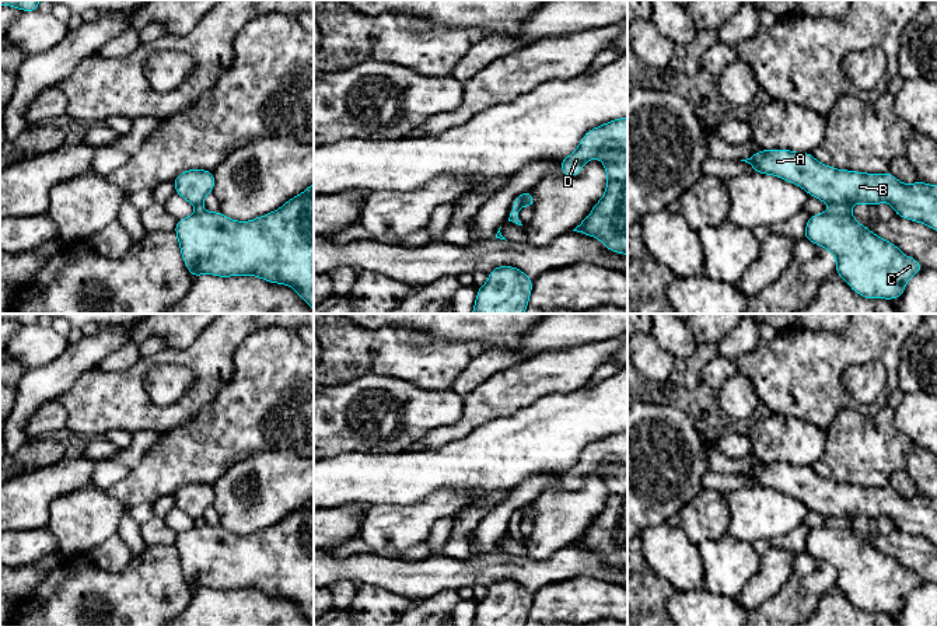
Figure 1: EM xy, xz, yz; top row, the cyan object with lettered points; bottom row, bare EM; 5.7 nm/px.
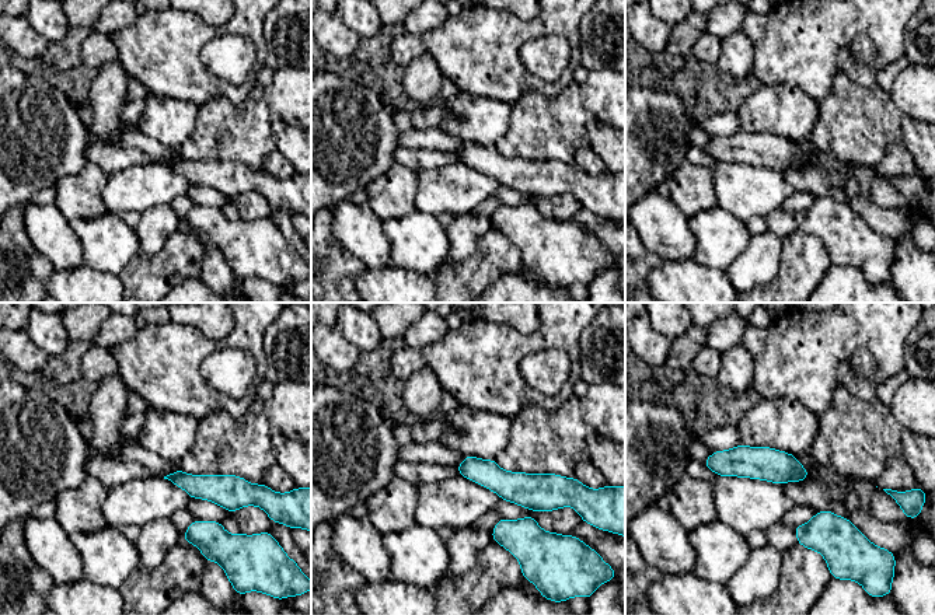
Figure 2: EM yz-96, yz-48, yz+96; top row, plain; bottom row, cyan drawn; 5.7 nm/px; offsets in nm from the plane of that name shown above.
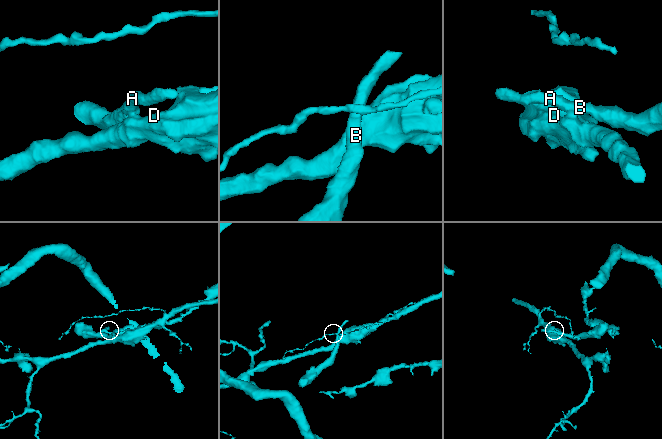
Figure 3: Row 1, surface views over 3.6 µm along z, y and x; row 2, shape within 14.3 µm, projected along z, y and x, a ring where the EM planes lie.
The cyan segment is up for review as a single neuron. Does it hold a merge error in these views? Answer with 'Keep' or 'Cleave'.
Cleave

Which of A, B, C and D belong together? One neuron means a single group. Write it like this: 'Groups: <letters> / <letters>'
Groups: A B / C D

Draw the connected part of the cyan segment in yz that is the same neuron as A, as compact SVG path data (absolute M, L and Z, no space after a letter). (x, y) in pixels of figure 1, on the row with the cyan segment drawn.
M761 150L741 161L751 164L756 174L773 175L800 186L833 209L887 202L896 216L937 231L937 185L922 181L902 183L891 172L836 169L817 161L812 153L791 150Z

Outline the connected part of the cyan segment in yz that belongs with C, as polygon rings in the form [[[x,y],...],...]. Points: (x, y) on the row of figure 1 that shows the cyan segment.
[[[849,207],[812,214],[803,237],[831,251],[836,258],[836,274],[864,298],[901,298],[906,281],[924,269],[913,256],[905,258],[896,245],[859,224]]]

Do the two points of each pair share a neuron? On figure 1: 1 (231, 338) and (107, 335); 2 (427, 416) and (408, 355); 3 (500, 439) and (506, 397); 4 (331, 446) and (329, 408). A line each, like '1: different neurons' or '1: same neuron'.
1: different neurons
2: different neurons
3: different neurons
4: same neuron

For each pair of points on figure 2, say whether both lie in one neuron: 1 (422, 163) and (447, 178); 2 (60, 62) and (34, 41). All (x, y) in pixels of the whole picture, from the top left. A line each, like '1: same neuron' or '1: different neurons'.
1: different neurons
2: different neurons

